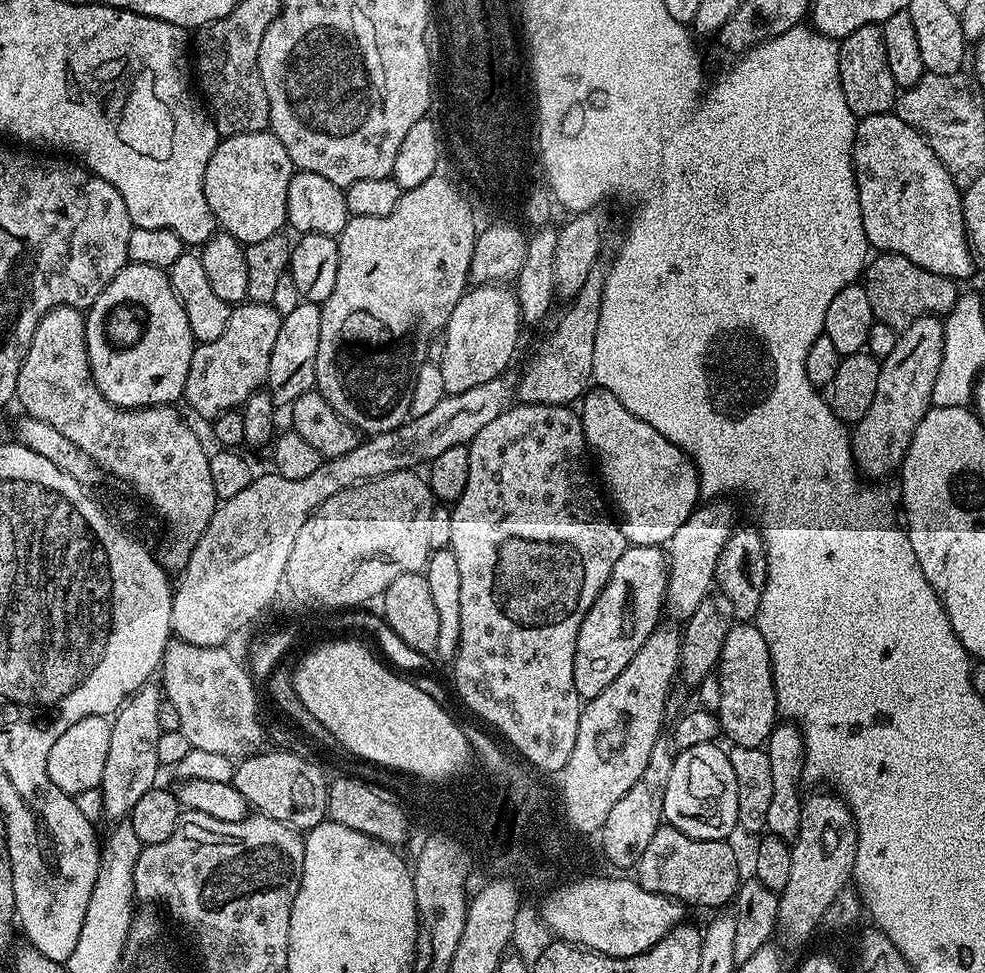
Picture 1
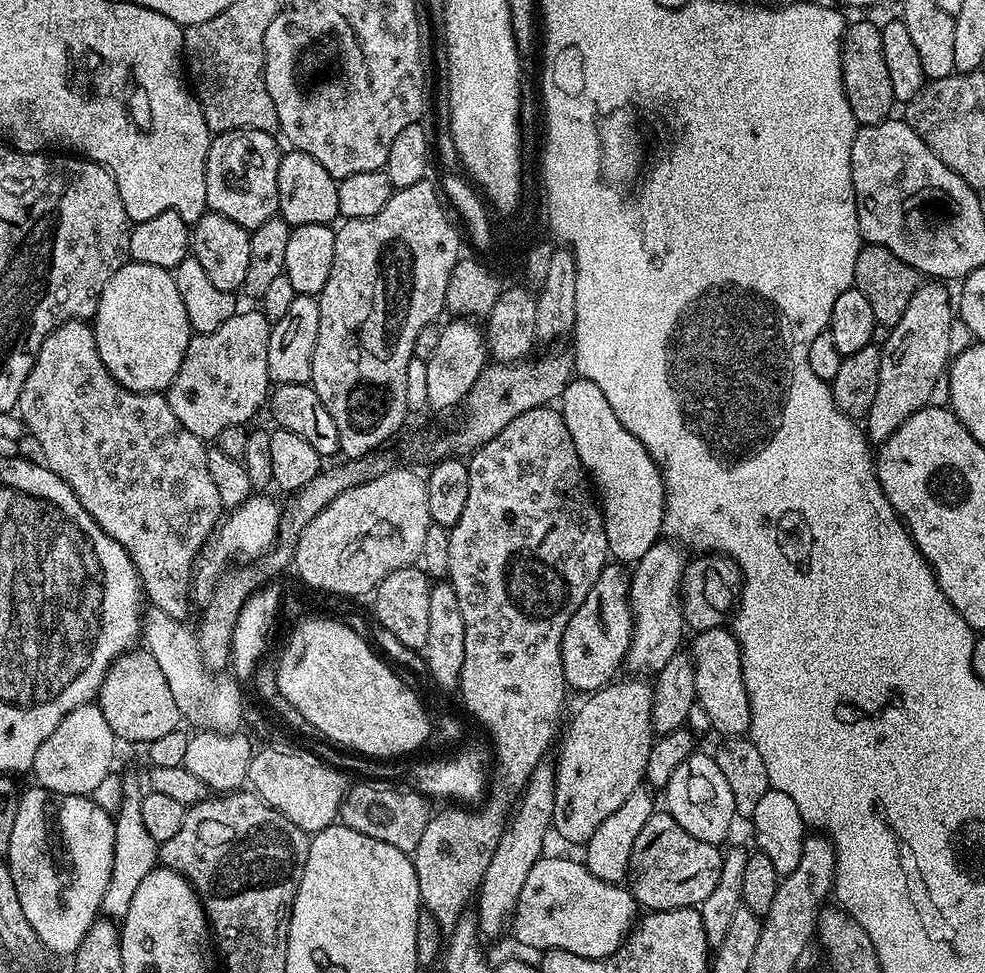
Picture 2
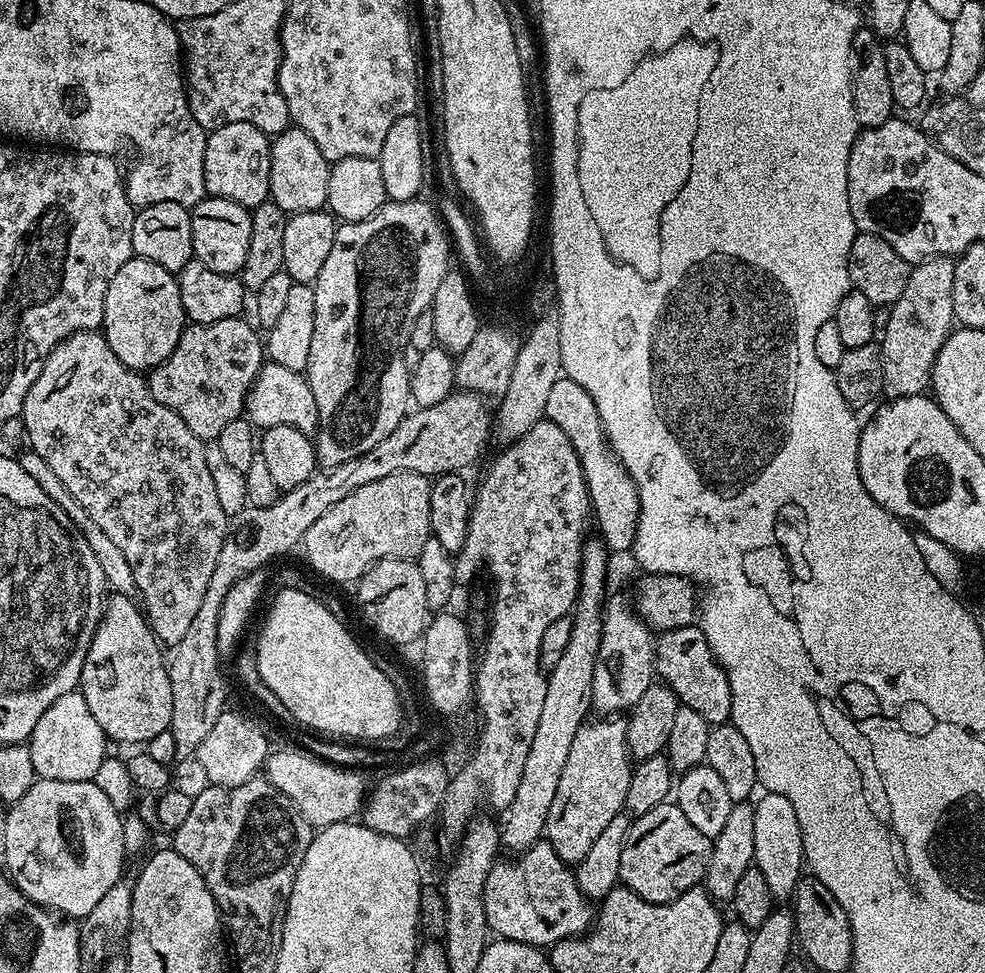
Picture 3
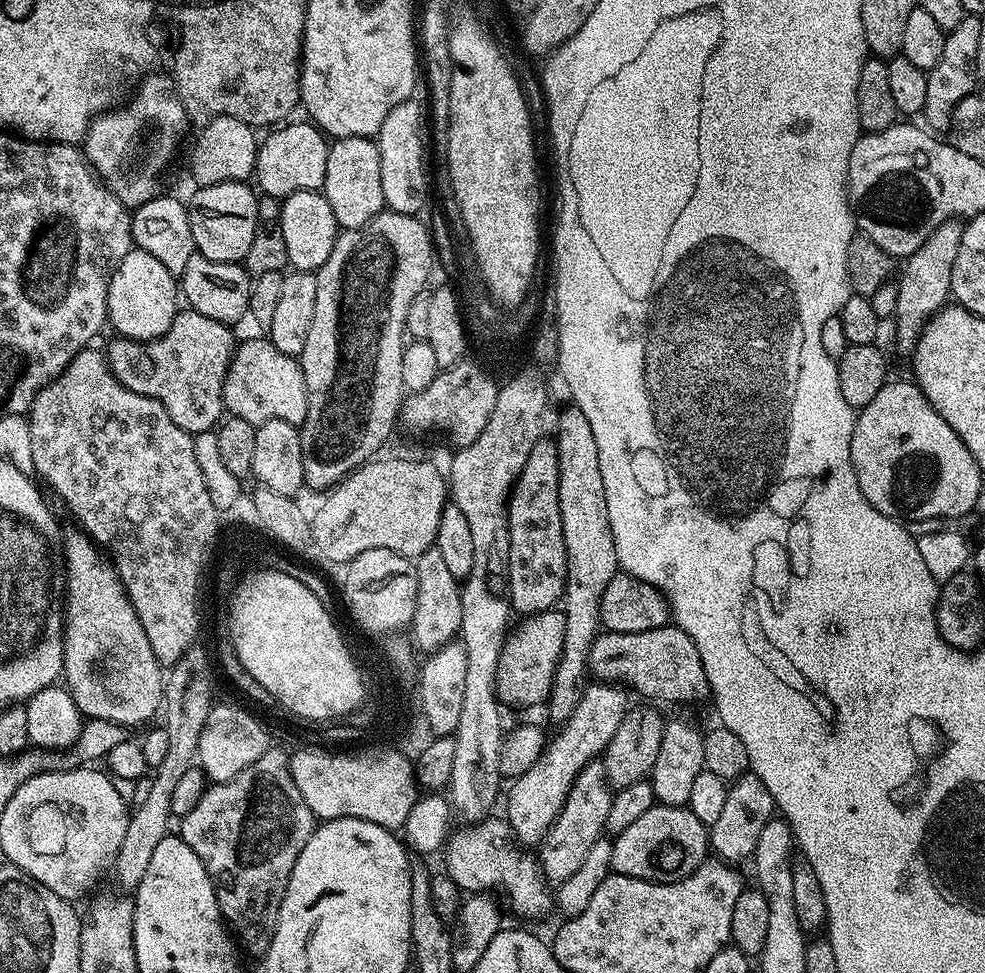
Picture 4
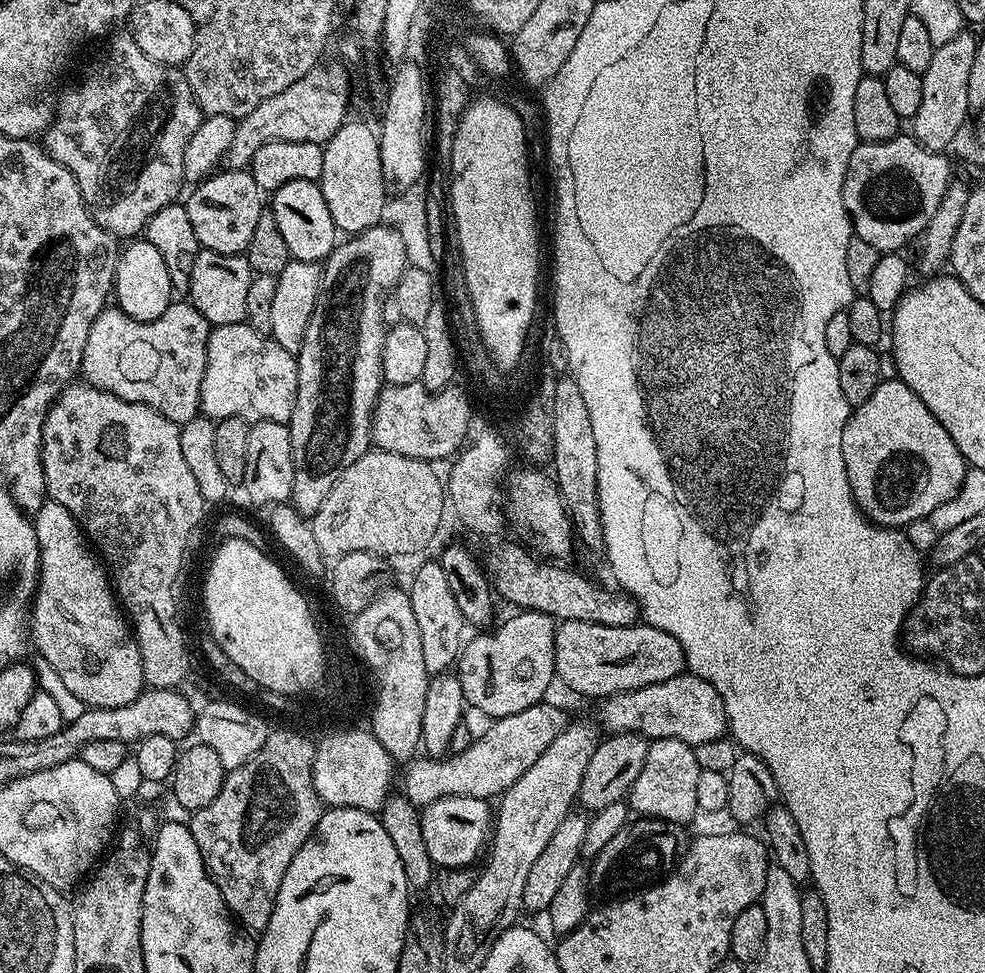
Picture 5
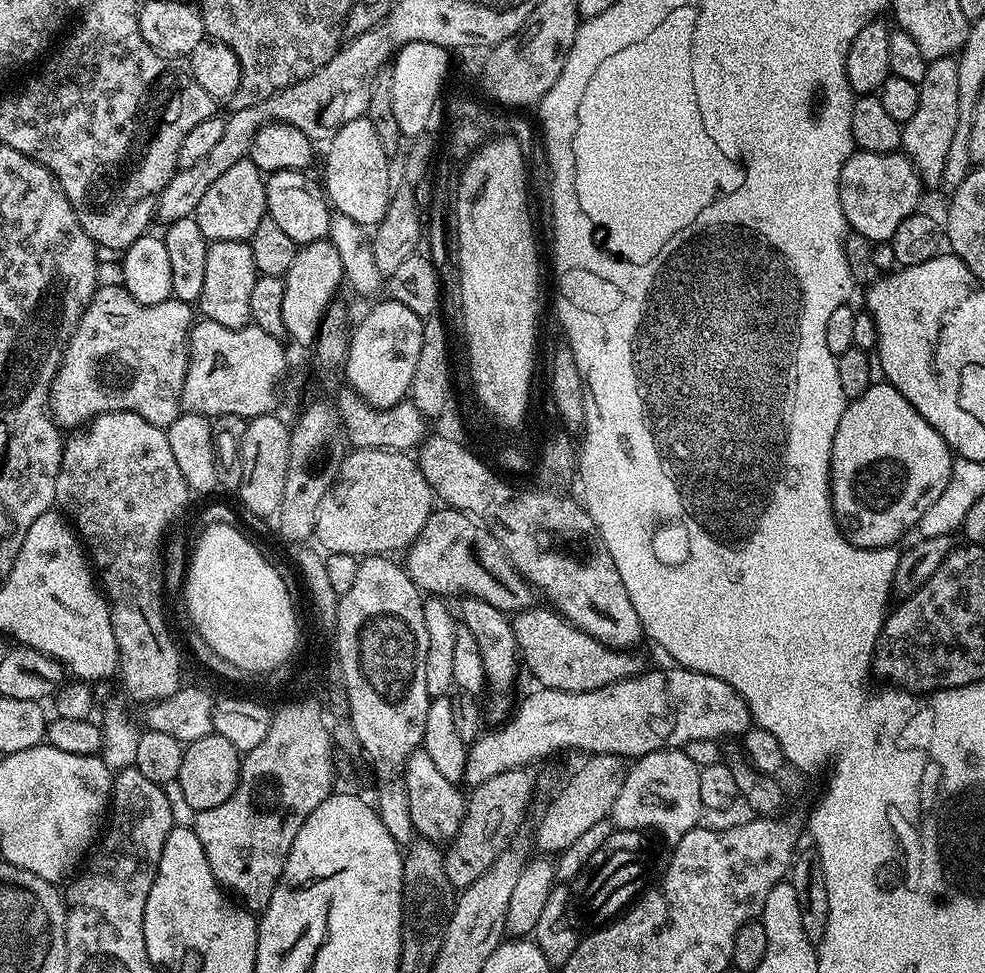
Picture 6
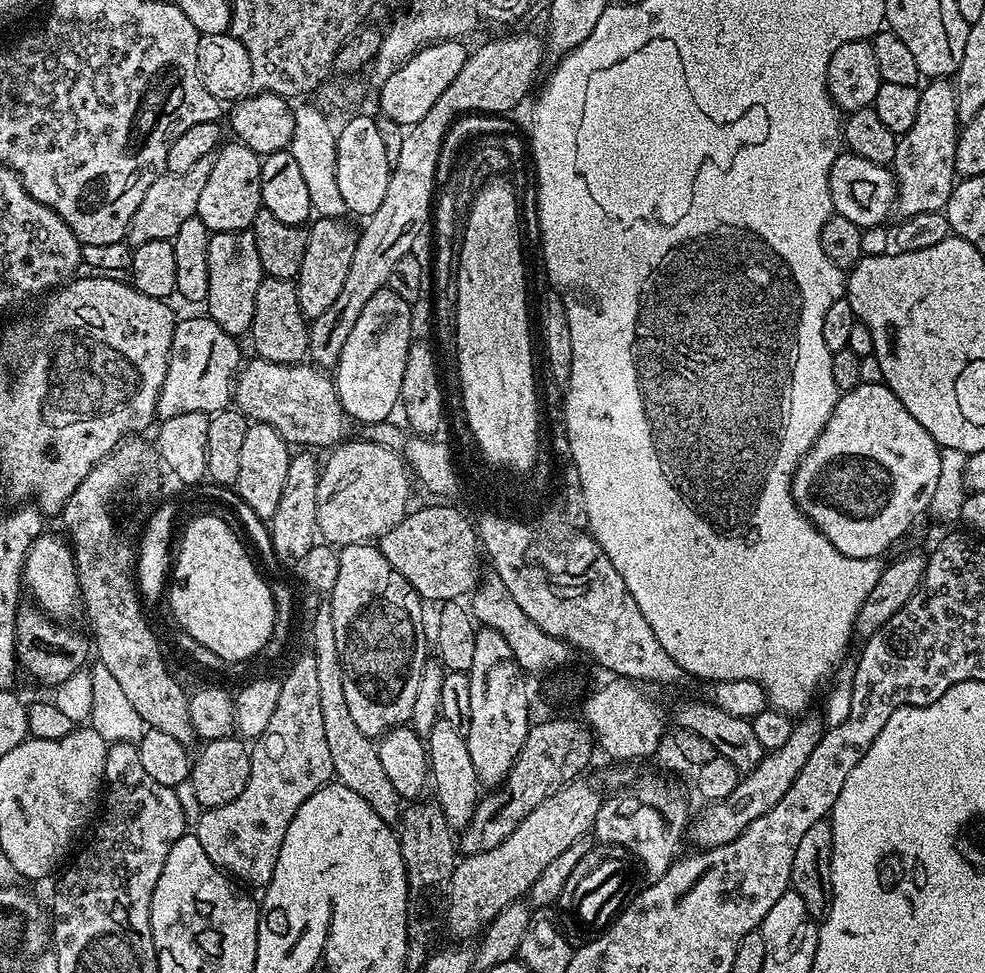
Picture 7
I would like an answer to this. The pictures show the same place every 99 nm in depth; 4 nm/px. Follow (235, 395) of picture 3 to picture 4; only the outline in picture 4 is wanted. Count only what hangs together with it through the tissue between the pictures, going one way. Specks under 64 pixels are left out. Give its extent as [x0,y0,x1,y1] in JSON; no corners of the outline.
[106,310,237,434]

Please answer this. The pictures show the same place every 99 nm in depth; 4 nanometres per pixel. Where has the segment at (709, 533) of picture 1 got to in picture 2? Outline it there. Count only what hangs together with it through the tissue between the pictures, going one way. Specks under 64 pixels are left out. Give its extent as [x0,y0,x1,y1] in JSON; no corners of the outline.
[624,542,686,673]

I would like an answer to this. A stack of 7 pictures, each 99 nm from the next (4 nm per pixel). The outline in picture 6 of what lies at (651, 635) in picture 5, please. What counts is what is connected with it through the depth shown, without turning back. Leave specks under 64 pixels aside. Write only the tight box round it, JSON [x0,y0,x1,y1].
[511,607,646,692]

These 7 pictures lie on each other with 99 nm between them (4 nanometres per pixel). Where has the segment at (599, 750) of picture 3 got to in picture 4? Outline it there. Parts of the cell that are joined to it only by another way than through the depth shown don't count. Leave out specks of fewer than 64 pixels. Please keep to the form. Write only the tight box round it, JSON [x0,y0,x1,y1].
[538,762,613,886]

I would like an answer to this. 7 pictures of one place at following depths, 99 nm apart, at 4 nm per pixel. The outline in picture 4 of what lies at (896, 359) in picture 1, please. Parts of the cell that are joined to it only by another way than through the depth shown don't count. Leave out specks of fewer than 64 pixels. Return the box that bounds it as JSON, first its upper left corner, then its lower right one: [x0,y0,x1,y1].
[894,219,964,354]

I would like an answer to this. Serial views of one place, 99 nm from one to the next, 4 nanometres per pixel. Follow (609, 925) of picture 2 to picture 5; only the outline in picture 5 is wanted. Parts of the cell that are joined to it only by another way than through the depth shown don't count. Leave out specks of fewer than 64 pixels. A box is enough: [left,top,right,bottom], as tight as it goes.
[419,796,494,870]

